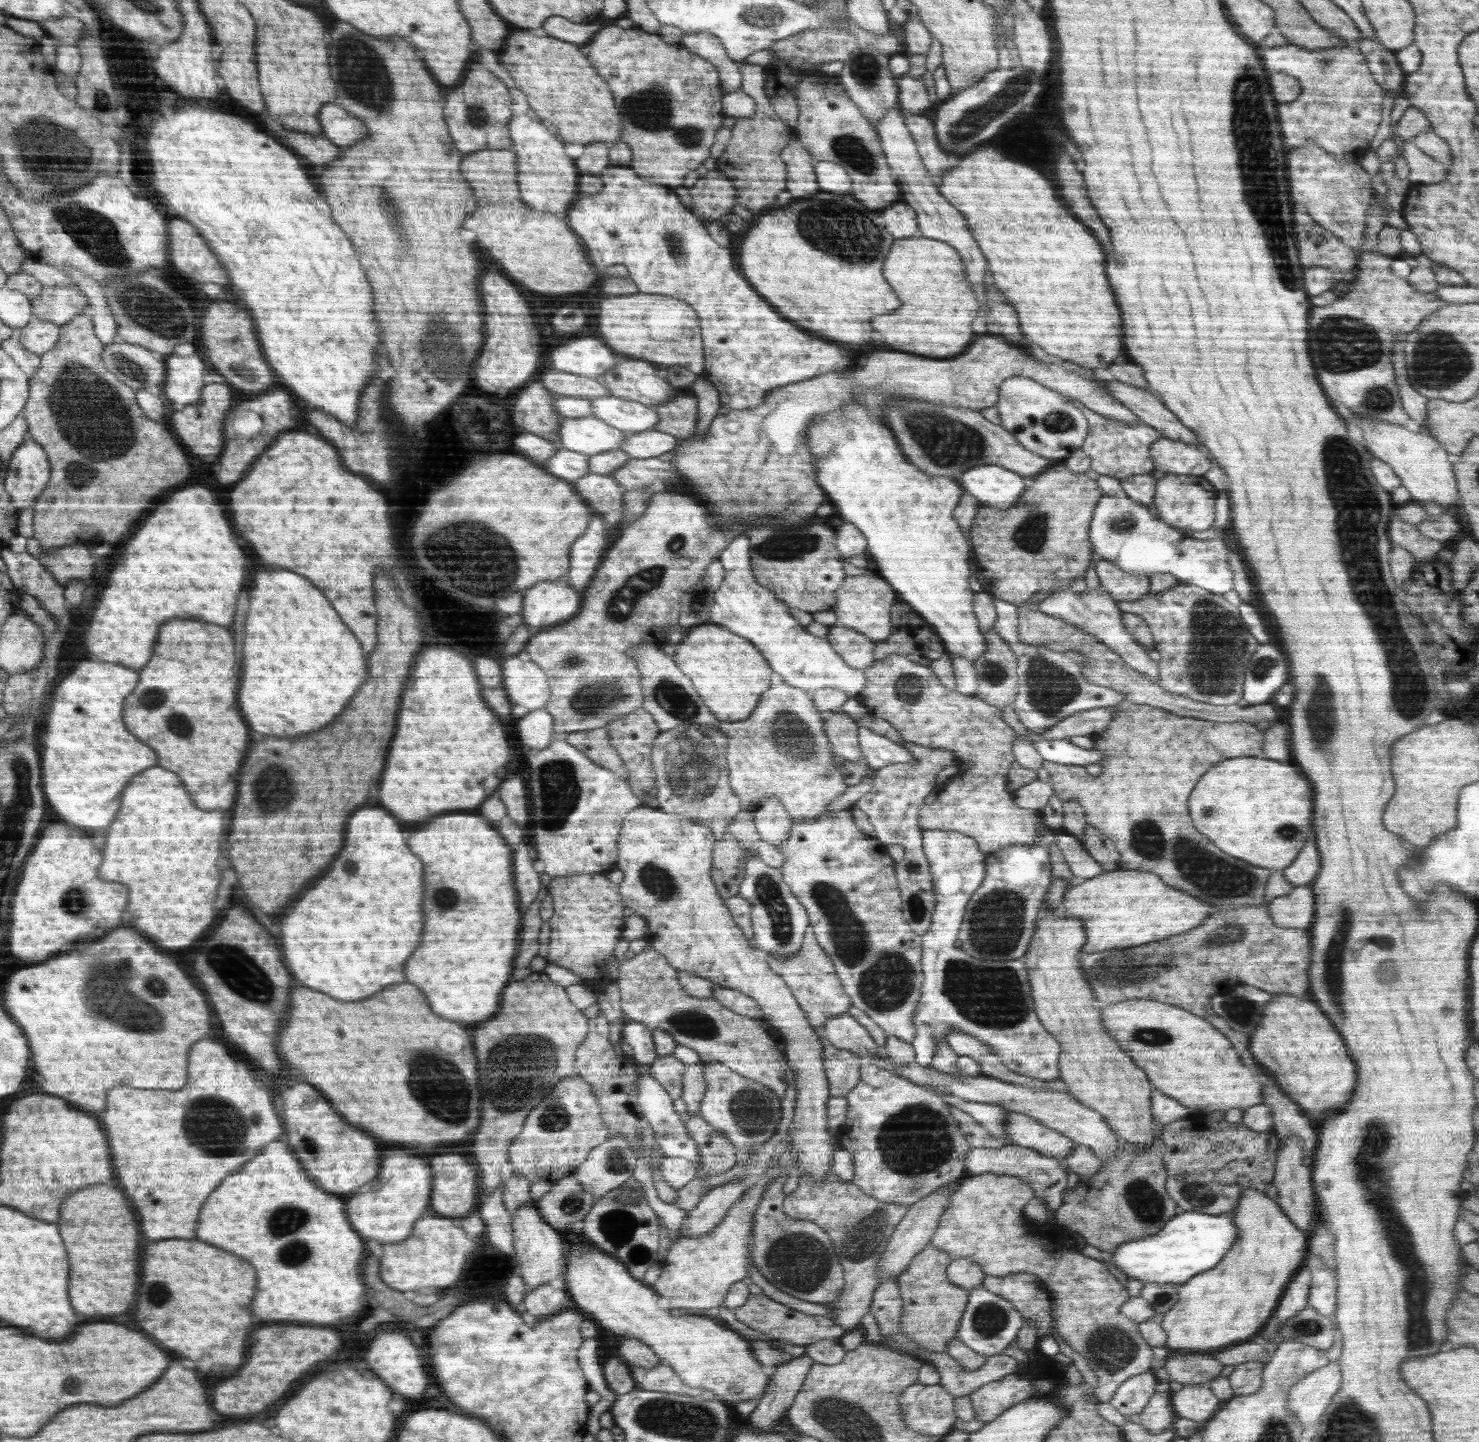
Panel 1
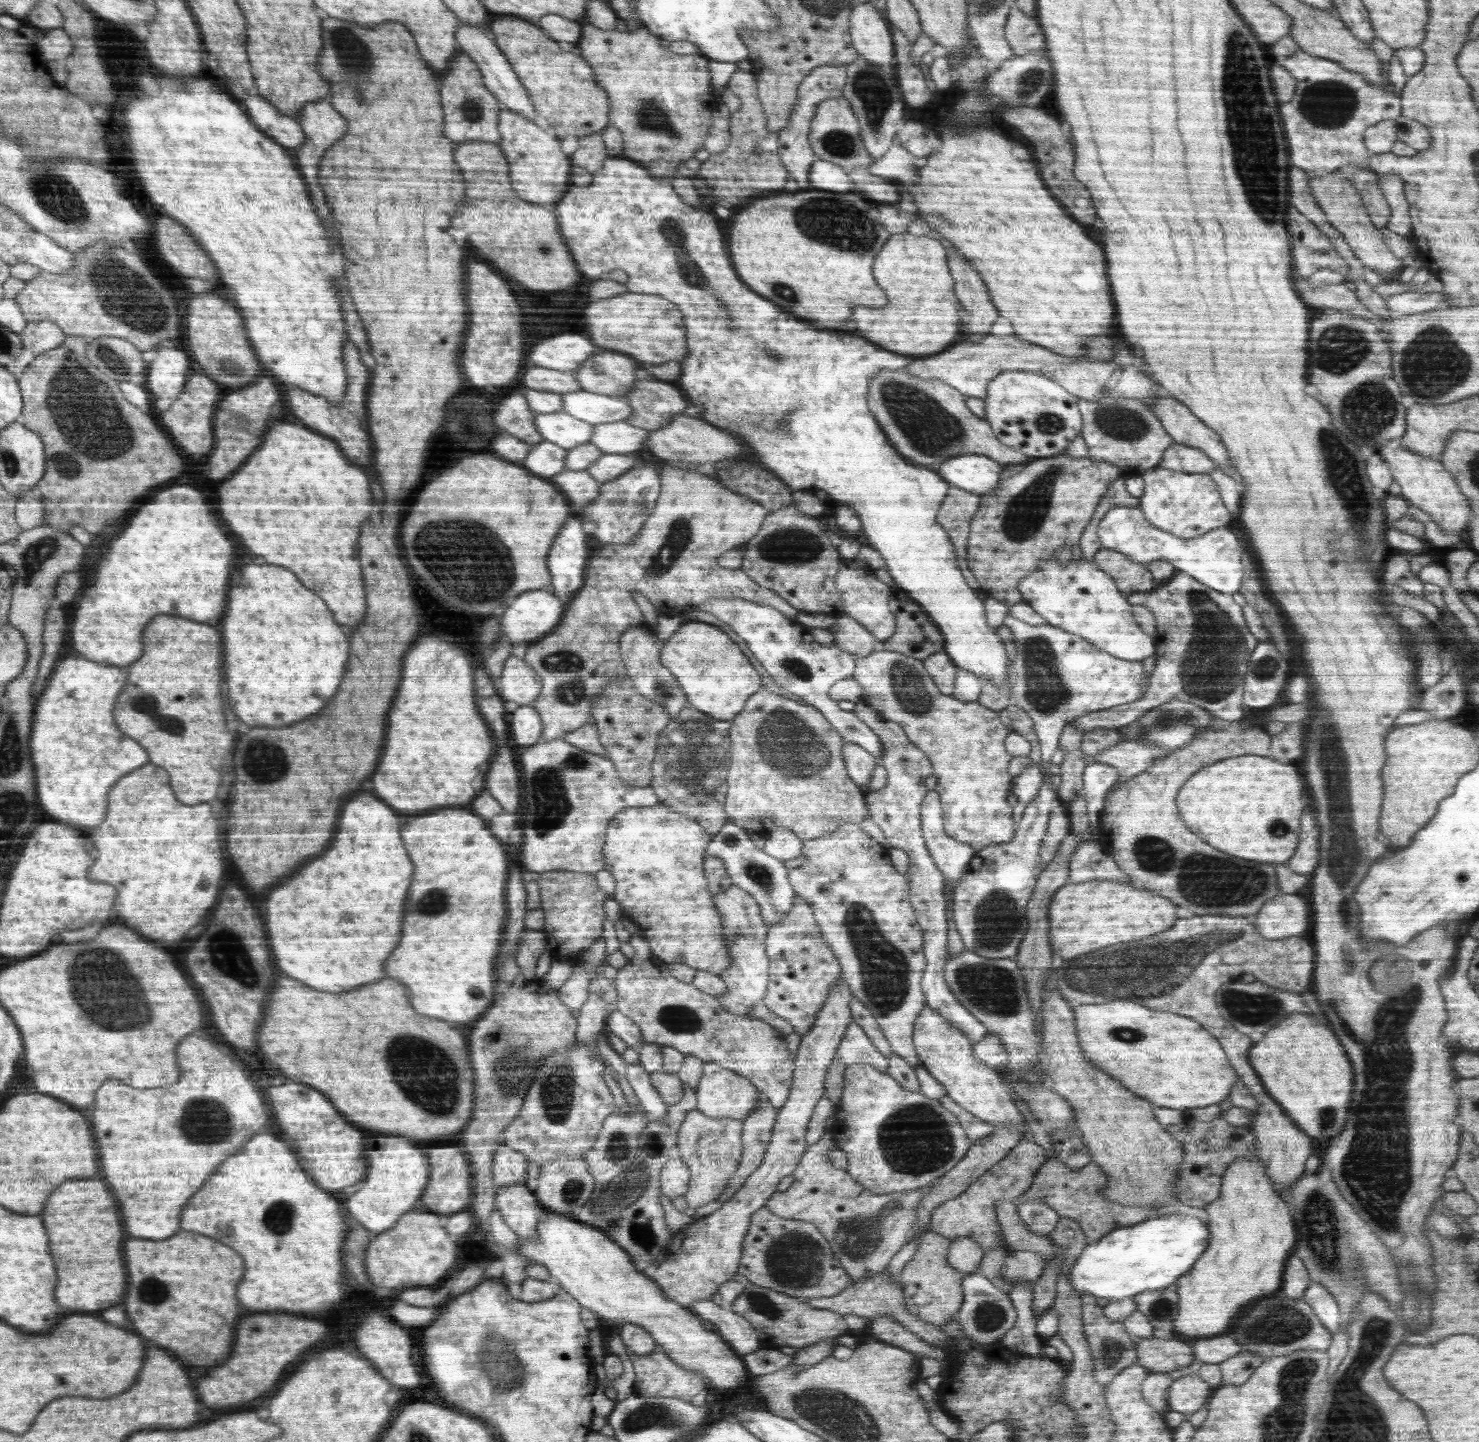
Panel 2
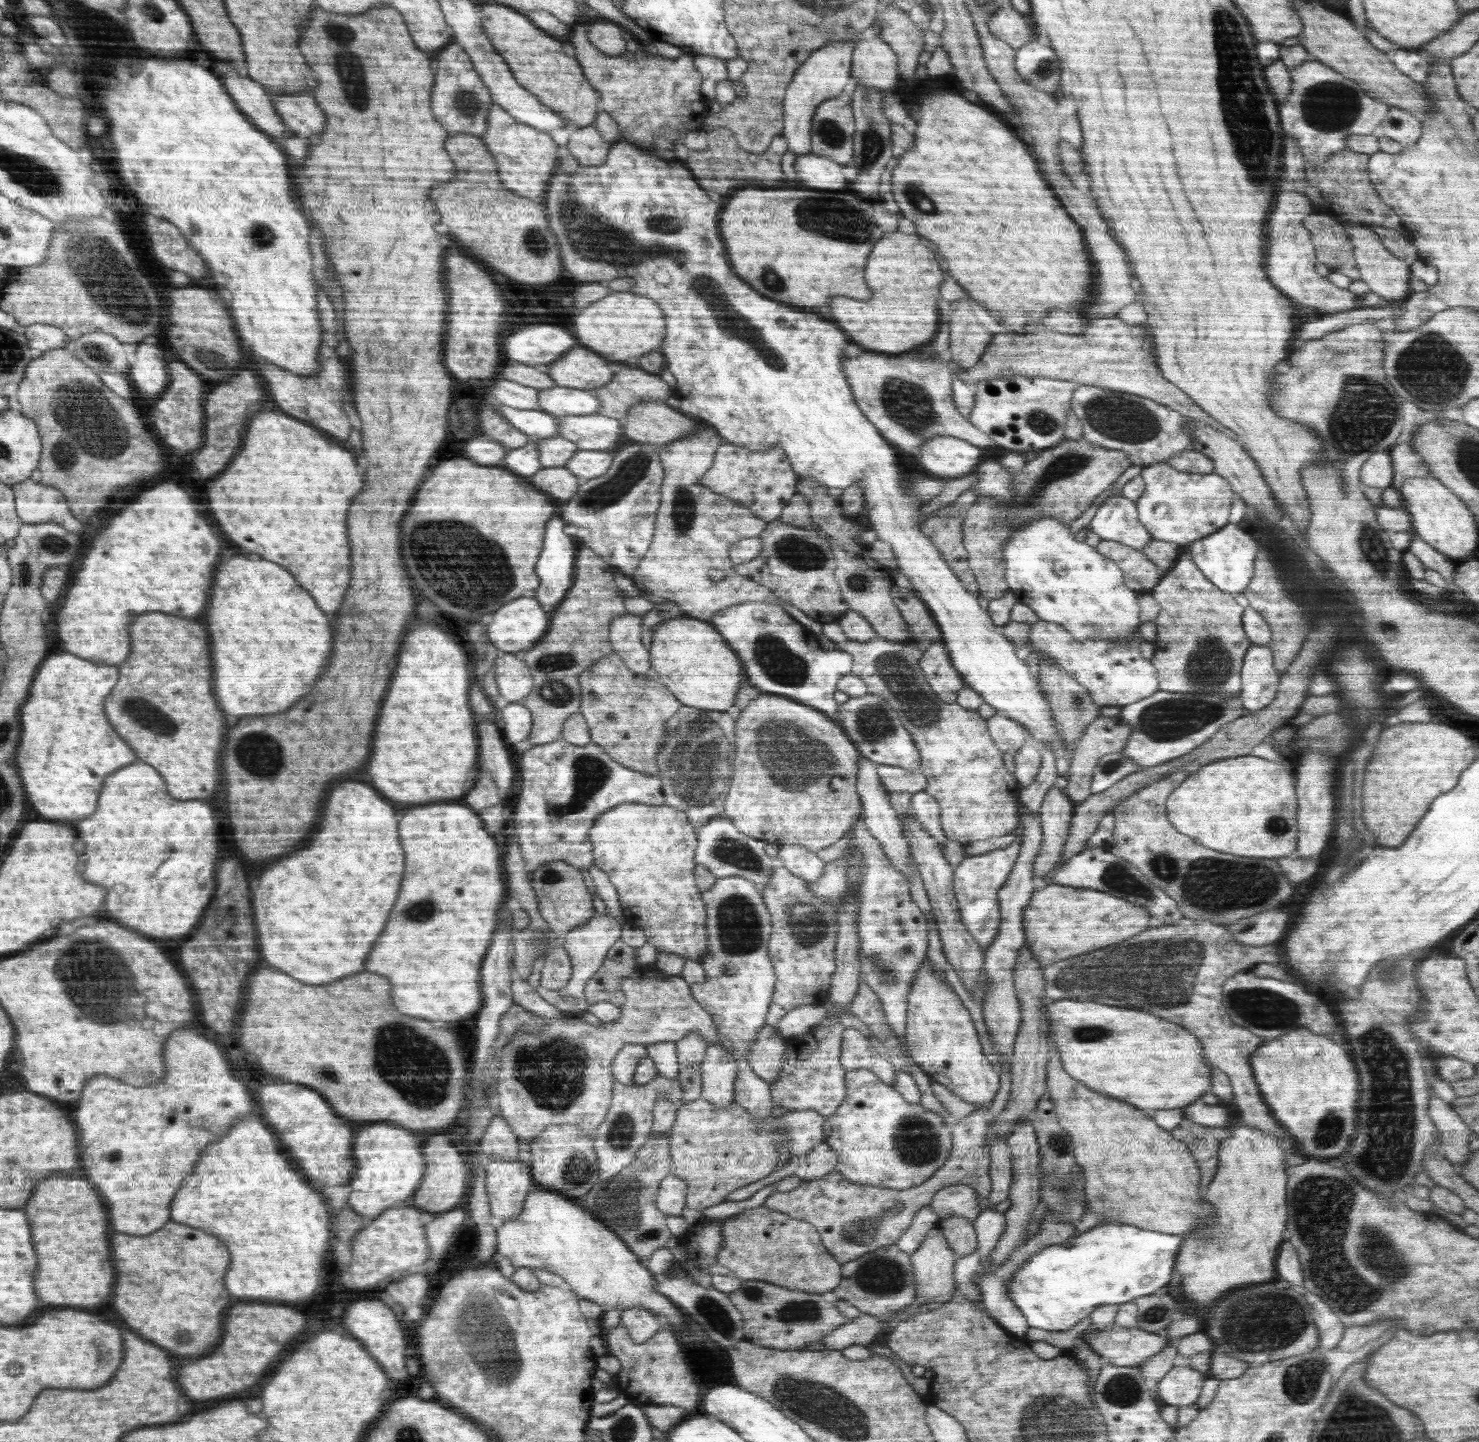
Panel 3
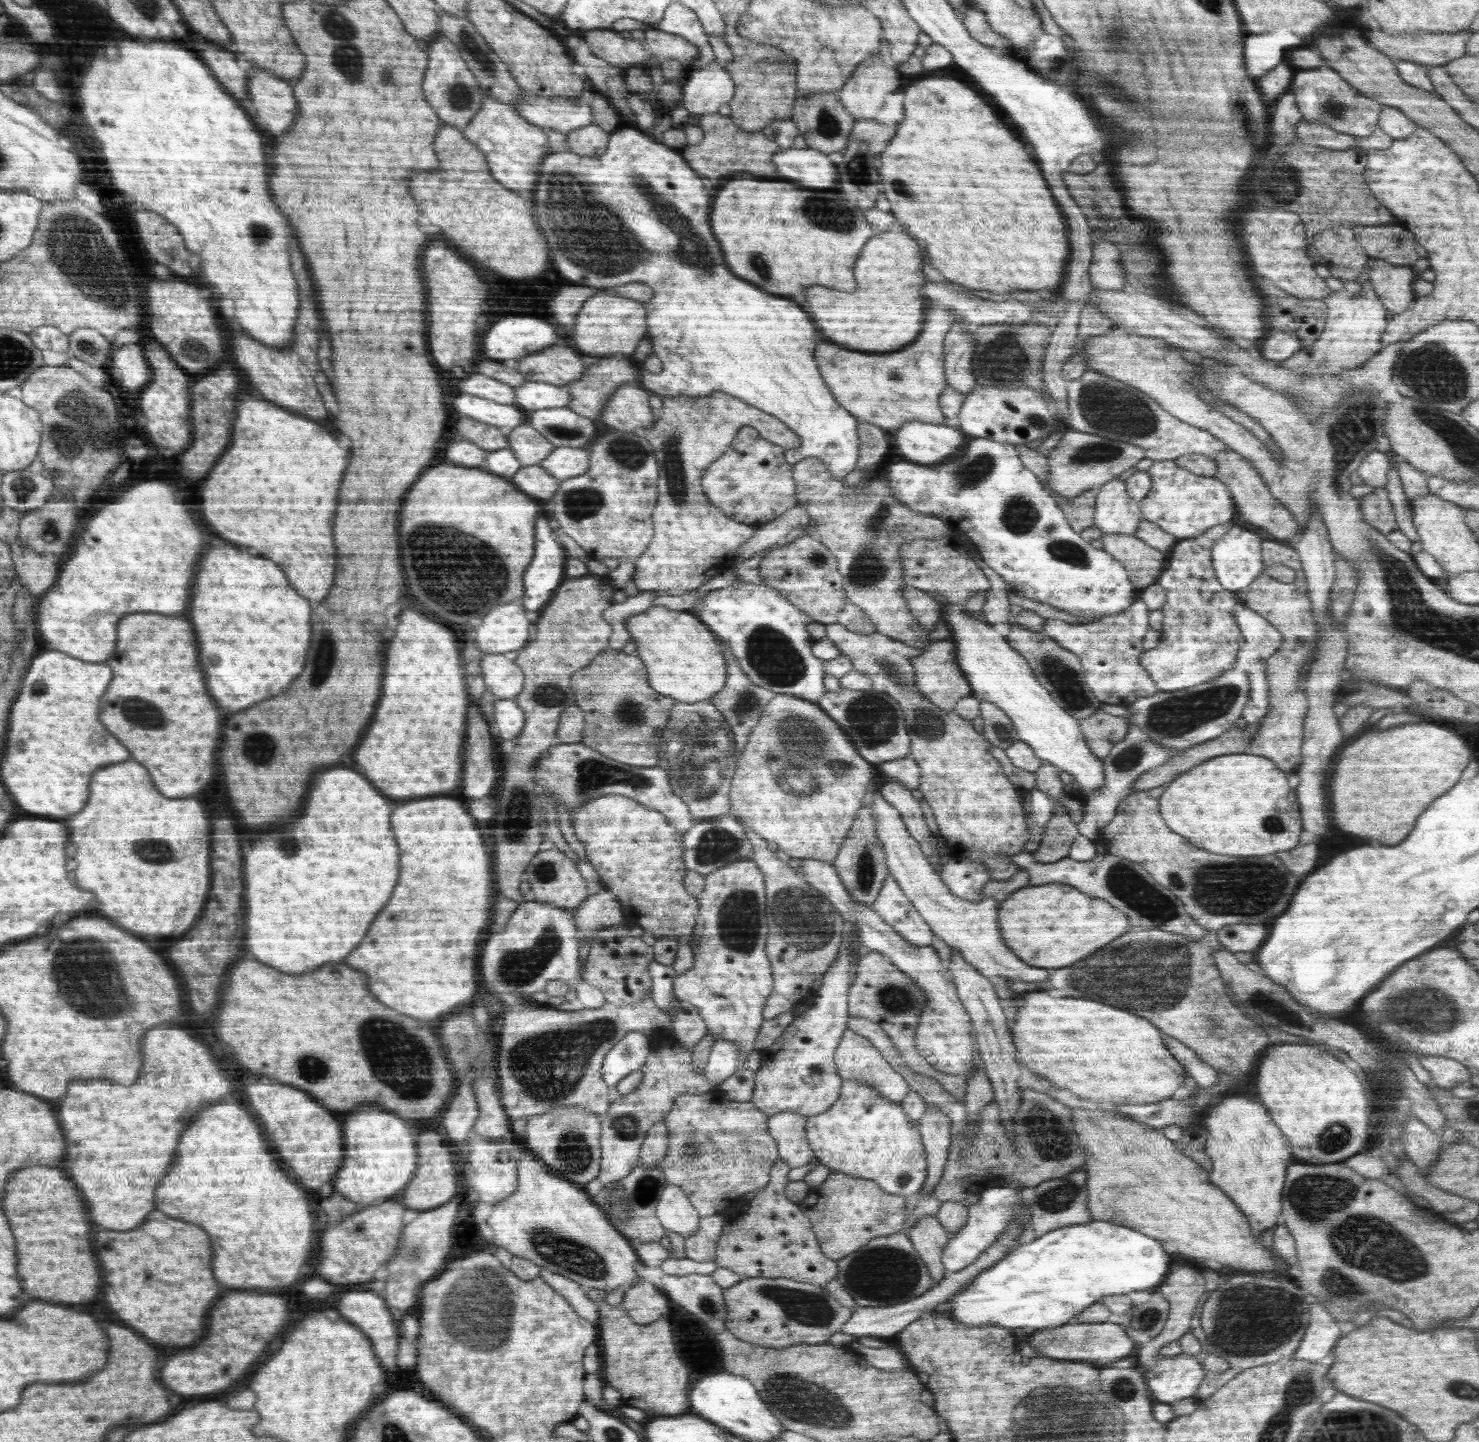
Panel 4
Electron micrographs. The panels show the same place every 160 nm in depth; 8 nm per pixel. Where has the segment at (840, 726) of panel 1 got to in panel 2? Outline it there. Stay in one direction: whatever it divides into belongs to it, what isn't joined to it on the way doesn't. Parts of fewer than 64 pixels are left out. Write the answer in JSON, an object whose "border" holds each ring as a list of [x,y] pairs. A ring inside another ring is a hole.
{"border":[[[845,742],[845,746],[842,747],[842,754],[846,766],[848,766],[849,778],[862,790],[866,789],[878,762],[858,744]]]}

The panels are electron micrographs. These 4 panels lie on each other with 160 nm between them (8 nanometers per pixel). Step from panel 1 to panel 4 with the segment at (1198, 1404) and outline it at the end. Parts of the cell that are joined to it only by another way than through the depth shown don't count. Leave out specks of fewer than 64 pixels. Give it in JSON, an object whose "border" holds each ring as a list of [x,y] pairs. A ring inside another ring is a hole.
{"border":[[[1180,1353],[1161,1358],[1143,1372],[1143,1378],[1153,1398],[1173,1405],[1183,1398],[1194,1397],[1205,1371],[1194,1357]]]}

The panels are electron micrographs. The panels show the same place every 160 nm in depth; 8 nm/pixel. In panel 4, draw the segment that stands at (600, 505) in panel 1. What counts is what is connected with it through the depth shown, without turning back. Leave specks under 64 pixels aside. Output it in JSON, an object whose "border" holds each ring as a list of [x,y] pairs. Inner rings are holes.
{"border":[[[539,464],[522,467],[511,477],[521,491],[532,497],[542,498],[544,501],[551,500],[561,483],[561,480],[554,478]]]}

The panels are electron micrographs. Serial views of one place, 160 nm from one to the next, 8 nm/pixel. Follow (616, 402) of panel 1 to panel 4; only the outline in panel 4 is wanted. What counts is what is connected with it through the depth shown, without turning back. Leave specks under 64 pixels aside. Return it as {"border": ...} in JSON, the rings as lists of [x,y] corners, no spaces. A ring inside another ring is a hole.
{"border":[[[526,382],[513,388],[515,404],[526,411],[541,408],[564,408],[570,402],[568,387],[546,382]]]}

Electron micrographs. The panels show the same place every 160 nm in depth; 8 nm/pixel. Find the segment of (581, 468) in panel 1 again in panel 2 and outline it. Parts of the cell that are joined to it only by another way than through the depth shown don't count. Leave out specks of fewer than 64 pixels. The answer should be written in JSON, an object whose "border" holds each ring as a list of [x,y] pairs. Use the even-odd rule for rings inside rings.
{"border":[[[540,441],[519,464],[538,477],[553,477],[565,471],[564,459],[567,449],[550,441]]]}

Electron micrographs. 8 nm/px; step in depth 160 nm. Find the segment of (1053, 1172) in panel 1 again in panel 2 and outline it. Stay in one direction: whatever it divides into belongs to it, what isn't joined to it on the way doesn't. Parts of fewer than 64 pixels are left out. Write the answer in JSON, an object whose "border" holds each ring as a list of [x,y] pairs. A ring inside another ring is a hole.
{"border":[[[1026,1201],[1017,1207],[1020,1220],[1035,1235],[1049,1236],[1061,1220],[1059,1214],[1042,1201]]]}

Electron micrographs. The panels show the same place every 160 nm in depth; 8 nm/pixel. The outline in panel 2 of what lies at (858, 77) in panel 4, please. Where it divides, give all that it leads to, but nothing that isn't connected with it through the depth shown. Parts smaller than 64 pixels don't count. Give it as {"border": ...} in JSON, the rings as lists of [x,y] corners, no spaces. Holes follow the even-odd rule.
{"border":[[[874,2],[859,5],[852,12],[852,38],[857,54],[868,62],[884,67],[894,56],[888,24],[874,8]]]}

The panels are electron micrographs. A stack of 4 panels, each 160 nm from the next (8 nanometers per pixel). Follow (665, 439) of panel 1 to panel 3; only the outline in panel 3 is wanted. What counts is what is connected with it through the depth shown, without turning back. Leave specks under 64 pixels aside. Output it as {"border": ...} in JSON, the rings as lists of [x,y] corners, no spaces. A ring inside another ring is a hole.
{"border":[[[566,415],[557,418],[559,436],[571,440],[580,450],[612,451],[622,446],[621,421],[601,415]]]}

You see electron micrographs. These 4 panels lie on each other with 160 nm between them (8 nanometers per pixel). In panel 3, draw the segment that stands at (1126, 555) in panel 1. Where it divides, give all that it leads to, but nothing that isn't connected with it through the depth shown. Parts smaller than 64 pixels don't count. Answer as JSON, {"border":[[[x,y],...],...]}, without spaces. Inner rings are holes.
{"border":[[[1122,495],[1108,497],[1089,523],[1101,540],[1116,541],[1142,551],[1154,538],[1139,521],[1137,504]],[[1228,523],[1215,533],[1209,534],[1204,538],[1180,544],[1180,554],[1190,553],[1195,566],[1201,570],[1201,573],[1220,590],[1232,594],[1244,592],[1248,582],[1252,580],[1254,574],[1254,561],[1257,549],[1260,546],[1252,537],[1250,531],[1243,531],[1238,526]]]}

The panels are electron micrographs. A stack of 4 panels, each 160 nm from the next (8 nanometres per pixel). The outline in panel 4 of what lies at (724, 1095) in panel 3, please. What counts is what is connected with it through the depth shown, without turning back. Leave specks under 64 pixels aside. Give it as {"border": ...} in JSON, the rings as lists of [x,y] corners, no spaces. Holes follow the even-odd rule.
{"border":[[[717,1040],[711,1048],[704,1072],[713,1084],[713,1092],[739,1068],[741,1050],[735,1042]]]}

